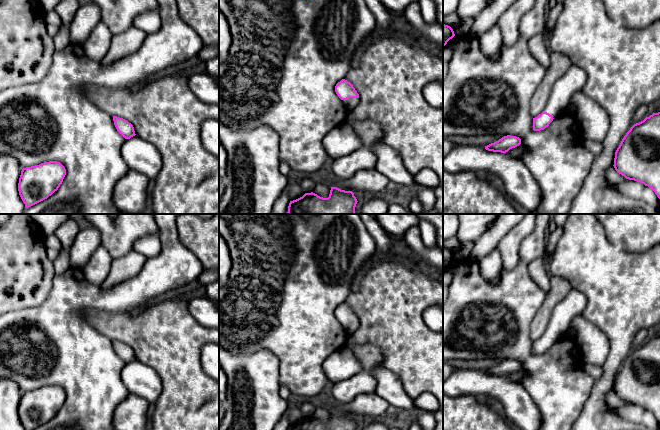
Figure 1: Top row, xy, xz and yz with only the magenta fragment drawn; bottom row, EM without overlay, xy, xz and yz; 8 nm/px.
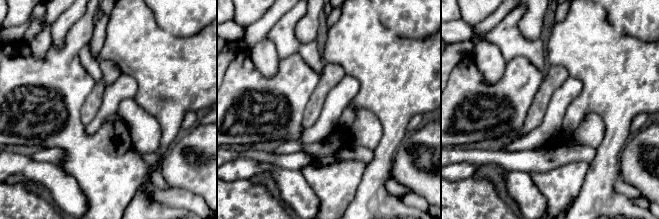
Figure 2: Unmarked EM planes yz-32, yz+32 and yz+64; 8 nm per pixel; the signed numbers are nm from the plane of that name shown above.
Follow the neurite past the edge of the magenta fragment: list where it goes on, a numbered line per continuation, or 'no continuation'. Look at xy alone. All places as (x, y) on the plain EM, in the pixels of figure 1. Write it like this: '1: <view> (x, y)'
no continuation

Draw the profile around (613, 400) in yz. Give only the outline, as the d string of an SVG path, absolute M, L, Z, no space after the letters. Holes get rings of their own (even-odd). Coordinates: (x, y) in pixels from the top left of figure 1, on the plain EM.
M614 390L608 391L605 395L605 398L608 405L611 407L622 407L626 404L624 400L622 400L615 394Z

